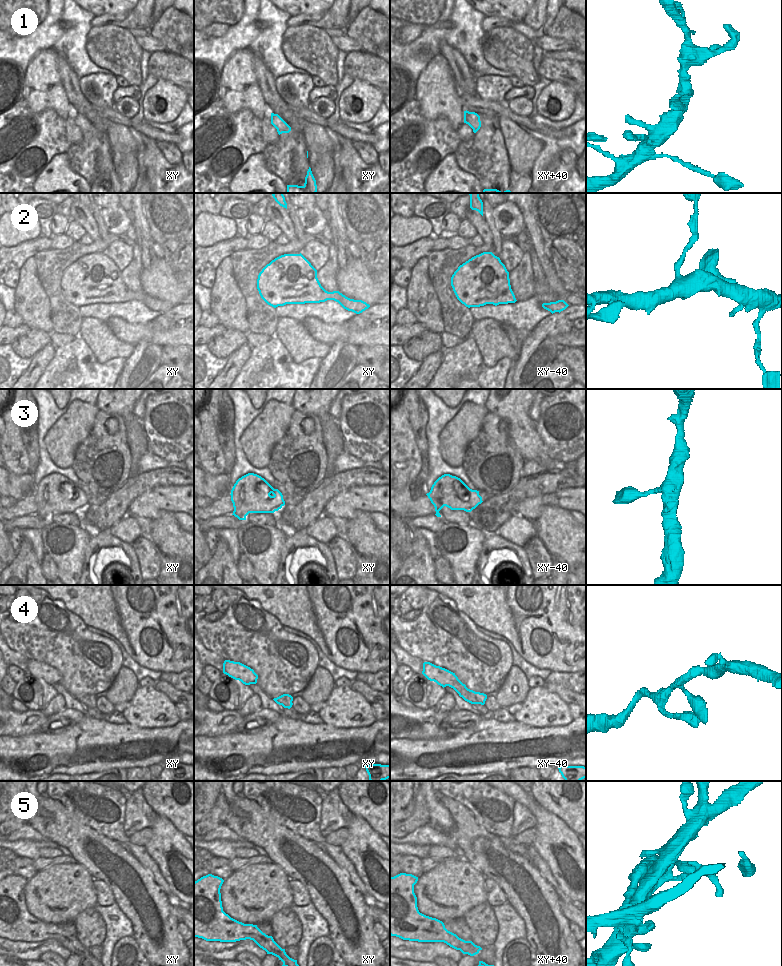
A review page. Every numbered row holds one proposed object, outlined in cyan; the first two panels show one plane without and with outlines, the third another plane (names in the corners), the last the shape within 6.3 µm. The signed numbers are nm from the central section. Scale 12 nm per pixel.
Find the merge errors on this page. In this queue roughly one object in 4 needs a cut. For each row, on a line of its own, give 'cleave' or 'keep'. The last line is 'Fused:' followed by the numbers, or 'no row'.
1: keep
2: keep
3: keep
4: keep
5: keep
Fused: no row

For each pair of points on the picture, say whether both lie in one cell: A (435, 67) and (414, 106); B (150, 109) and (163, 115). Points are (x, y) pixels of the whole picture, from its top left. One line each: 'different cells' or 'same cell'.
A: different cells
B: same cell

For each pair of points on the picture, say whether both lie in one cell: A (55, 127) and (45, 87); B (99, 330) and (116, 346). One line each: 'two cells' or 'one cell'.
A: two cells
B: one cell

